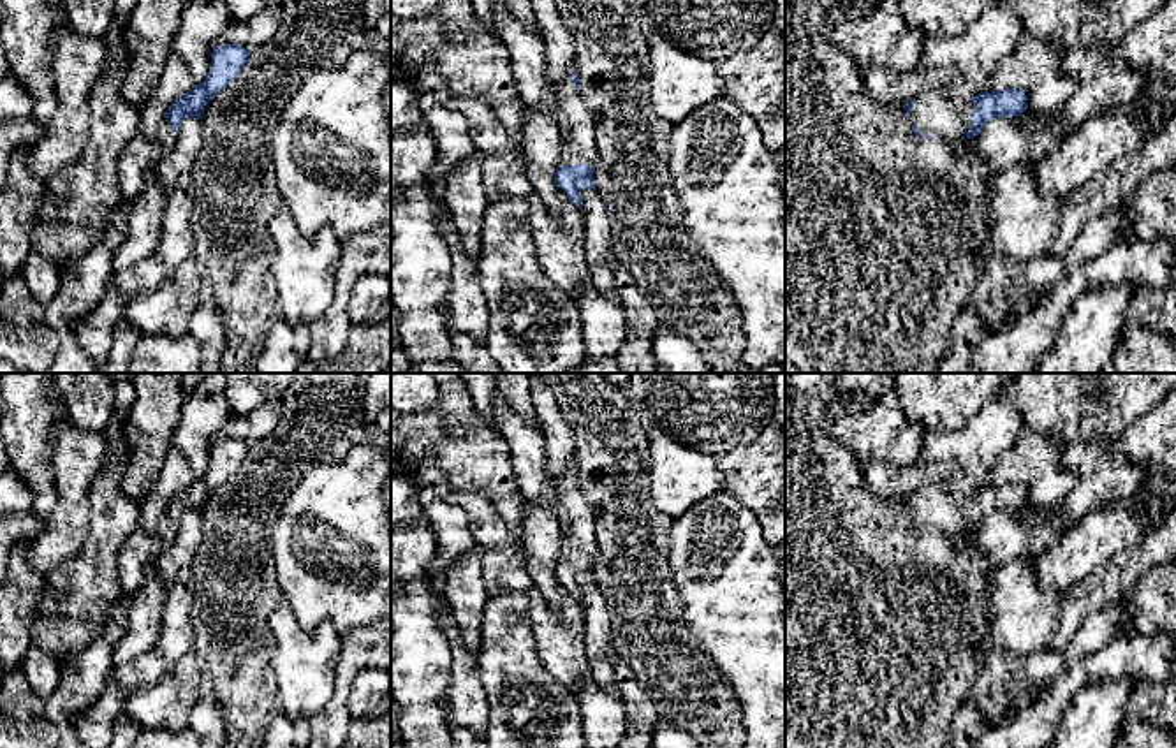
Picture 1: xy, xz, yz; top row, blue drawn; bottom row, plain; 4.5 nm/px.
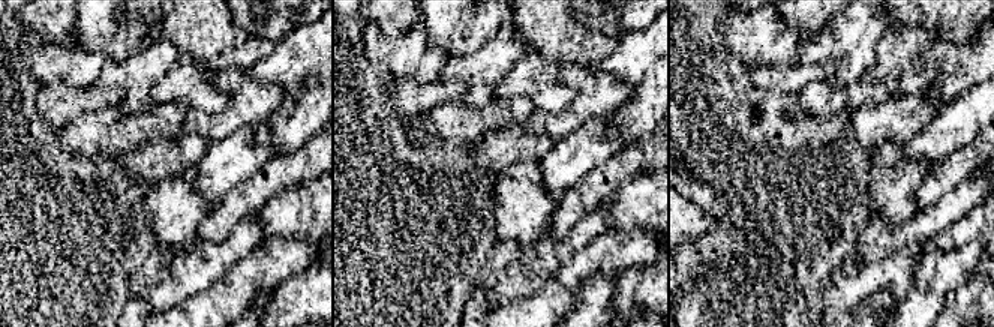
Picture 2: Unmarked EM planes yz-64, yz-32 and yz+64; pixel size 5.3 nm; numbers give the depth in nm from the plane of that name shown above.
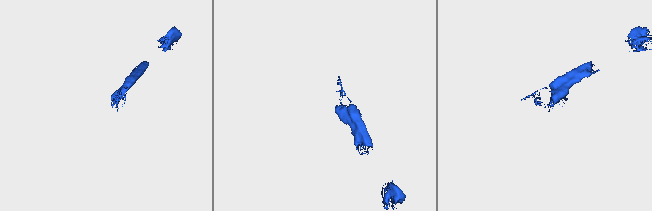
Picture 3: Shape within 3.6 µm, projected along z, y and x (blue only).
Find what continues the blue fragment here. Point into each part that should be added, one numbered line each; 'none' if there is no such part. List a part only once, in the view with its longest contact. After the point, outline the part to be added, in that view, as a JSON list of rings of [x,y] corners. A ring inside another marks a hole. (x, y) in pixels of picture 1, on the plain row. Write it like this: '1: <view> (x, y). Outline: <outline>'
1: yz (937, 507). Outline: [[[945,479],[921,489],[910,503],[910,512],[922,528],[940,533],[958,533],[972,521],[970,507],[975,503],[977,498],[970,493],[952,493]]]

